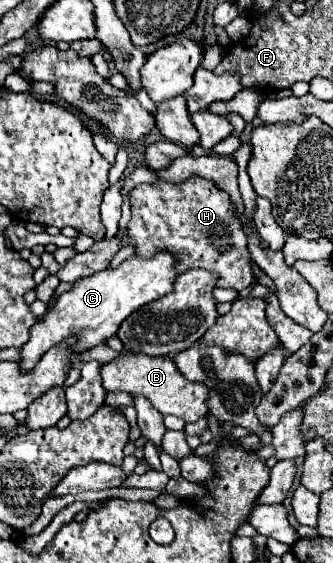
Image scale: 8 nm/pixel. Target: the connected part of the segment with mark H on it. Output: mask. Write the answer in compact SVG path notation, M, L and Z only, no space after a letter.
M194 175L182 183L158 181L154 185L138 185L130 193L130 203L132 219L128 223L128 237L136 245L136 255L152 257L168 249L178 257L176 269L180 273L188 269L218 271L218 287L232 287L236 291L246 289L254 281L242 221L236 217L230 197L218 191L212 181Z

